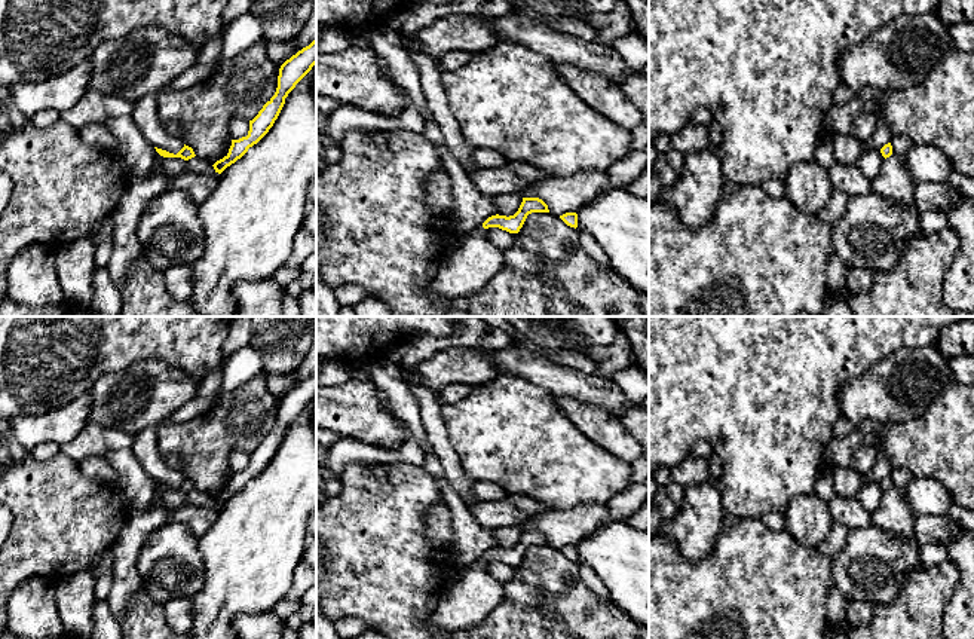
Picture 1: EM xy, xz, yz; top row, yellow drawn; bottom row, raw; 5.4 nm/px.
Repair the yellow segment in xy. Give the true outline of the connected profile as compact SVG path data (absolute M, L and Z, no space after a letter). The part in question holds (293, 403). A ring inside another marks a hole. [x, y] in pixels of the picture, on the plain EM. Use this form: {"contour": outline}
{"contour": "M316 370L309 379L298 383L281 398L275 428L263 438L258 447L249 453L248 468L239 473L232 473L229 486L212 498L215 505L221 507L269 465L278 452L288 426L312 403L315 397Z"}

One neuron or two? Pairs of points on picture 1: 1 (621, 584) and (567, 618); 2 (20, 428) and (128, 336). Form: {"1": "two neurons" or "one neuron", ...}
{"1": "two neurons", "2": "two neurons"}

